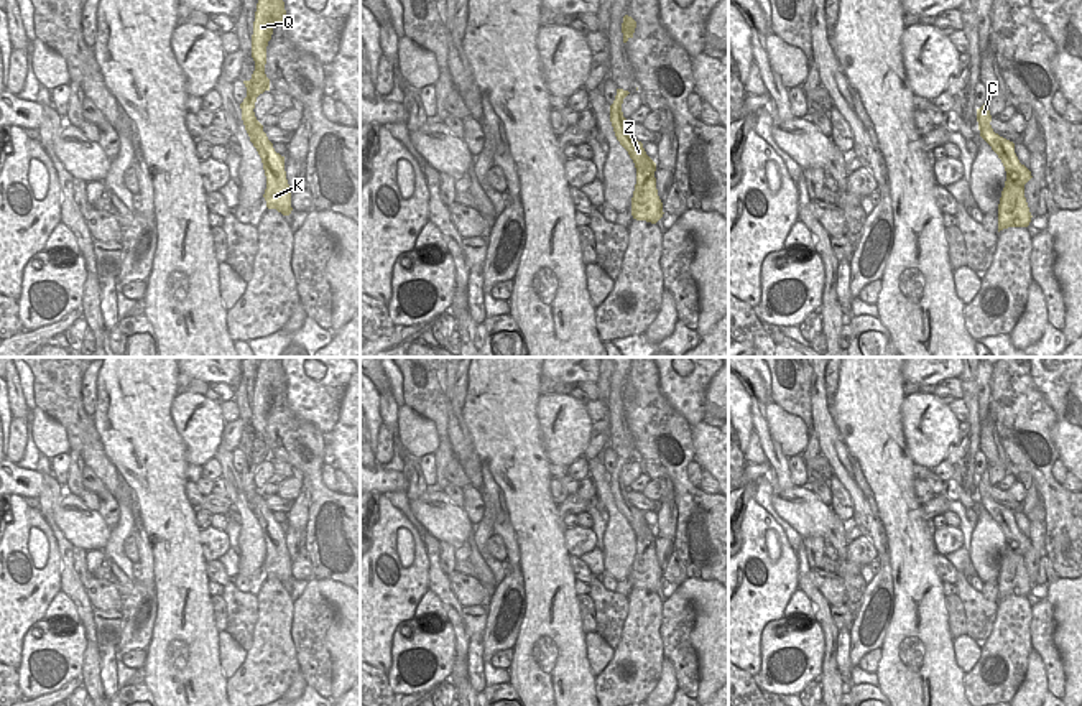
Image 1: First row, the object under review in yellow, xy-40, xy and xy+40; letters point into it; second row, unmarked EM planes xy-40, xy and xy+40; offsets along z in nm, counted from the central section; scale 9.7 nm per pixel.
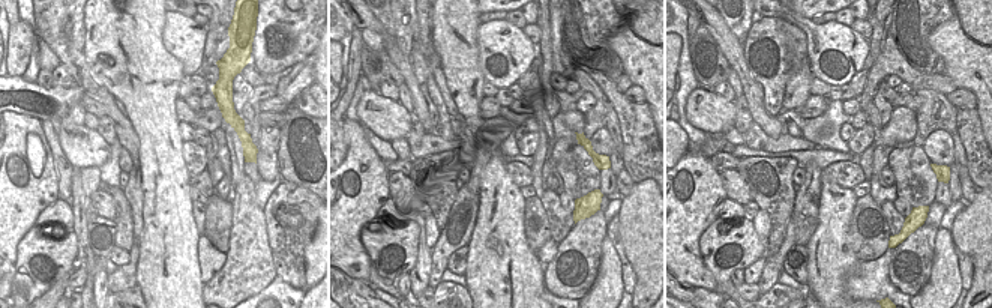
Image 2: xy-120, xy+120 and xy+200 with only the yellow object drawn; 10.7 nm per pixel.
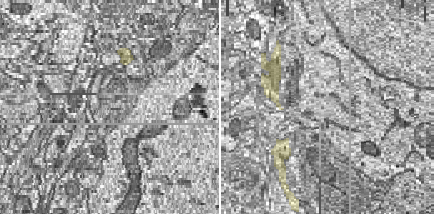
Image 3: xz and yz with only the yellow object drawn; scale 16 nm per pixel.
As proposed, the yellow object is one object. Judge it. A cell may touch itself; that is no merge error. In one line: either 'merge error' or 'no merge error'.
merge error

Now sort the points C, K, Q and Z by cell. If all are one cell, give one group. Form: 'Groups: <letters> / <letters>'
Groups: C Q Z / K

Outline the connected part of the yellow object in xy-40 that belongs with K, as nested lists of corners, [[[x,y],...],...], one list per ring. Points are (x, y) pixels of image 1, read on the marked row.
[[[257,123],[257,128],[248,137],[263,163],[266,176],[266,189],[263,197],[266,201],[266,207],[276,209],[283,216],[289,216],[293,207],[291,191],[284,171],[284,156],[275,151],[273,143],[263,132],[261,123]]]

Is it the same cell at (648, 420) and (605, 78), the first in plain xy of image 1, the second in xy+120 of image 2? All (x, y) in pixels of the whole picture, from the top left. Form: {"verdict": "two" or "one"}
{"verdict": "one"}

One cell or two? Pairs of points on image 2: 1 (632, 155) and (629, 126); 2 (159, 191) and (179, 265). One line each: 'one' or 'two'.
1: one
2: one

